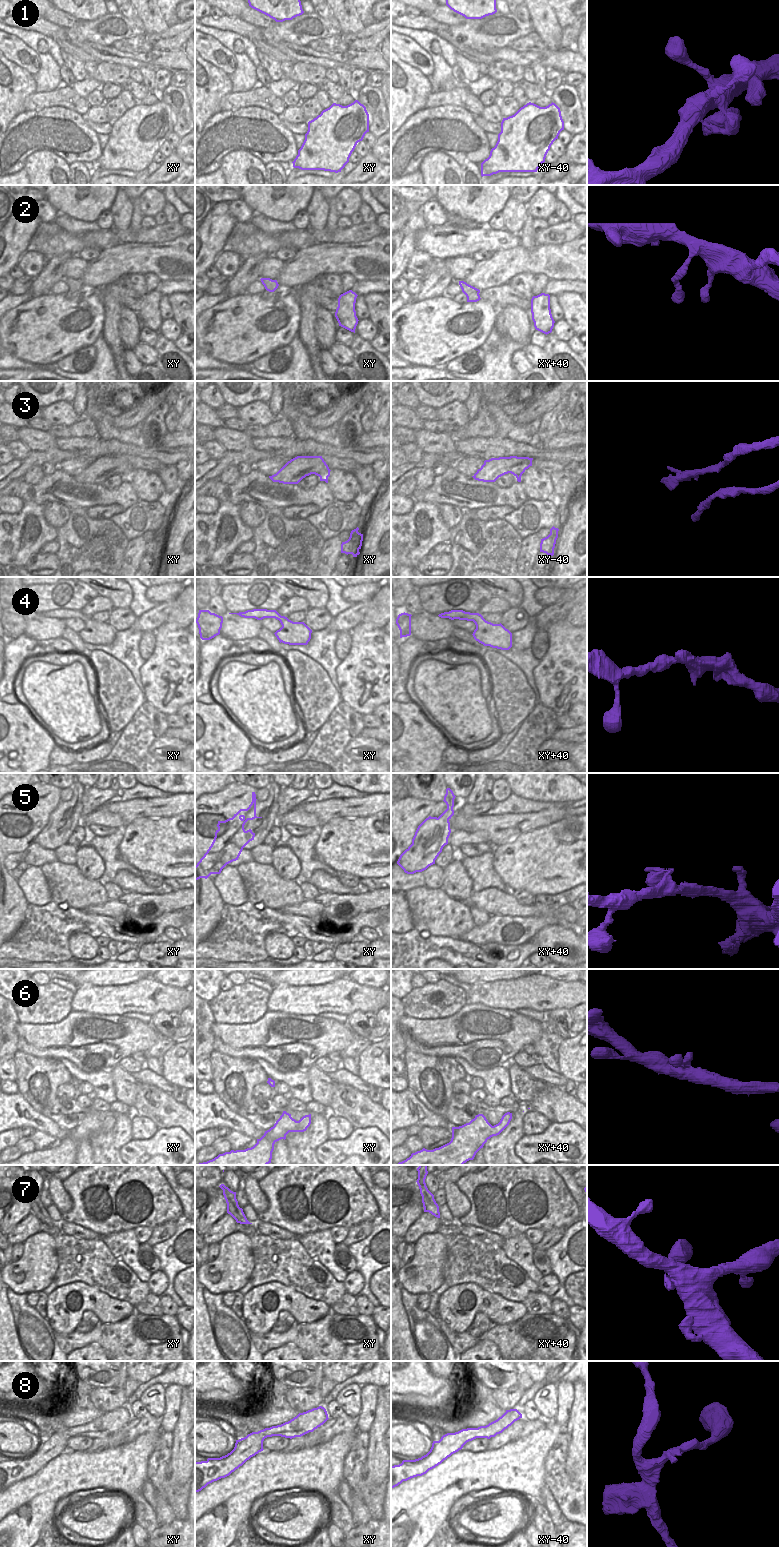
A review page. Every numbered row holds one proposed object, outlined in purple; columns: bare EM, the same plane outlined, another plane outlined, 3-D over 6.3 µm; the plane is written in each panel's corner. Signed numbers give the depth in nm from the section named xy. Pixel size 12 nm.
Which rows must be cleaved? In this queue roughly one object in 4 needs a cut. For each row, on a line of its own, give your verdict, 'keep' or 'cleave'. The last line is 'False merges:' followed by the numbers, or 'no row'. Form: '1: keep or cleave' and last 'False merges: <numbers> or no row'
1: keep
2: keep
3: cleave
4: keep
5: keep
6: keep
7: keep
8: keep
False merges: 3

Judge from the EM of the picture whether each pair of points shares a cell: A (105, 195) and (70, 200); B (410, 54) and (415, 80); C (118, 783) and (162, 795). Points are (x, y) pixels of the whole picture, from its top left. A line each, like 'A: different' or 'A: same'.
A: same
B: different
C: same

